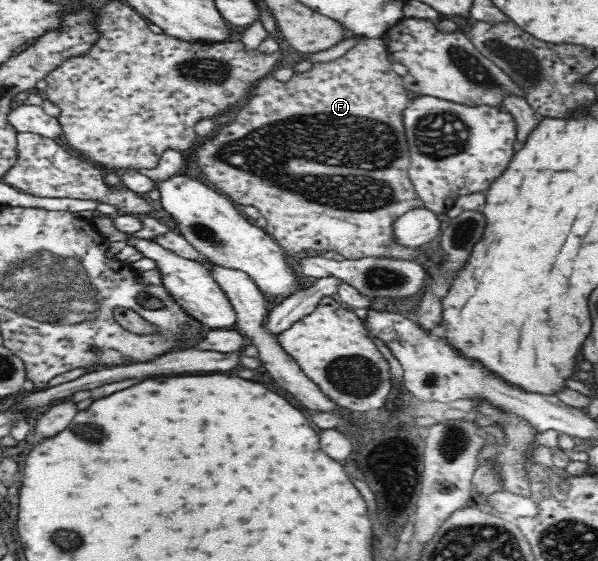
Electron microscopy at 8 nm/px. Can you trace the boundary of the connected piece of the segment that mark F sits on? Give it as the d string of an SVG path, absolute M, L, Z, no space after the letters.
M360 38L354 48L350 48L344 56L340 56L330 62L314 63L310 70L296 73L287 82L277 80L273 75L261 78L254 83L251 94L247 96L236 116L231 118L230 124L222 126L216 136L204 138L203 142L196 144L196 164L203 174L204 182L208 180L214 184L219 192L238 205L253 206L260 211L262 218L266 219L265 232L282 247L285 258L293 263L294 254L307 250L311 254L321 254L331 250L338 252L349 260L359 260L362 257L378 257L414 260L421 257L425 259L423 247L406 248L400 246L394 238L394 222L416 208L424 208L424 204L415 192L410 180L410 151L403 125L403 110L410 104L408 92L404 86L403 76L398 75L392 69L393 60L387 53L387 46L382 38Z

